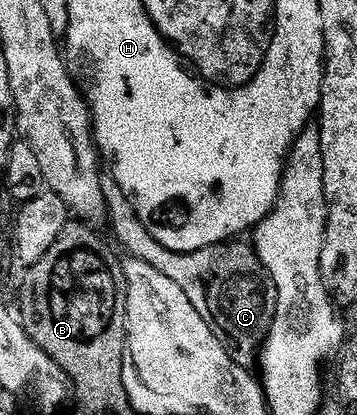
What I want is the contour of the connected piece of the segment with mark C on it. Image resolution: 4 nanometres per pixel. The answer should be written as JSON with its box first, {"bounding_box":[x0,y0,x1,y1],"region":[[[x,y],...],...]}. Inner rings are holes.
{"bounding_box":[102,176,280,367],"region":[[[112,176],[104,177],[102,191],[108,204],[107,224],[112,224],[113,235],[129,249],[127,252],[131,256],[150,263],[152,267],[162,271],[170,279],[174,279],[186,291],[186,297],[194,303],[197,311],[208,318],[212,328],[219,333],[221,341],[228,346],[228,351],[232,354],[233,359],[245,367],[251,366],[257,360],[260,350],[264,347],[264,340],[268,338],[268,333],[272,330],[272,324],[276,318],[276,308],[280,302],[276,297],[274,279],[262,263],[260,256],[257,255],[255,248],[251,244],[243,245],[243,240],[233,239],[224,242],[223,245],[202,247],[193,253],[175,253],[162,247],[162,243],[158,243],[154,239],[154,235],[150,235],[148,226],[140,222],[130,199],[126,199],[122,187],[118,187],[118,183]]]}

